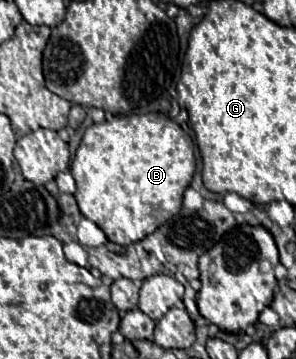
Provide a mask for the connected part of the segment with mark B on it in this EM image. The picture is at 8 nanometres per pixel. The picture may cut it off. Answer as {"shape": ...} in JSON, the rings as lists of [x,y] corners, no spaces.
{"shape":[[[145,113],[145,115],[123,115],[111,121],[91,125],[71,163],[71,175],[77,183],[75,199],[81,213],[97,223],[107,239],[117,245],[131,245],[153,231],[181,211],[183,193],[189,187],[195,173],[195,153],[191,137],[167,115]]]}

